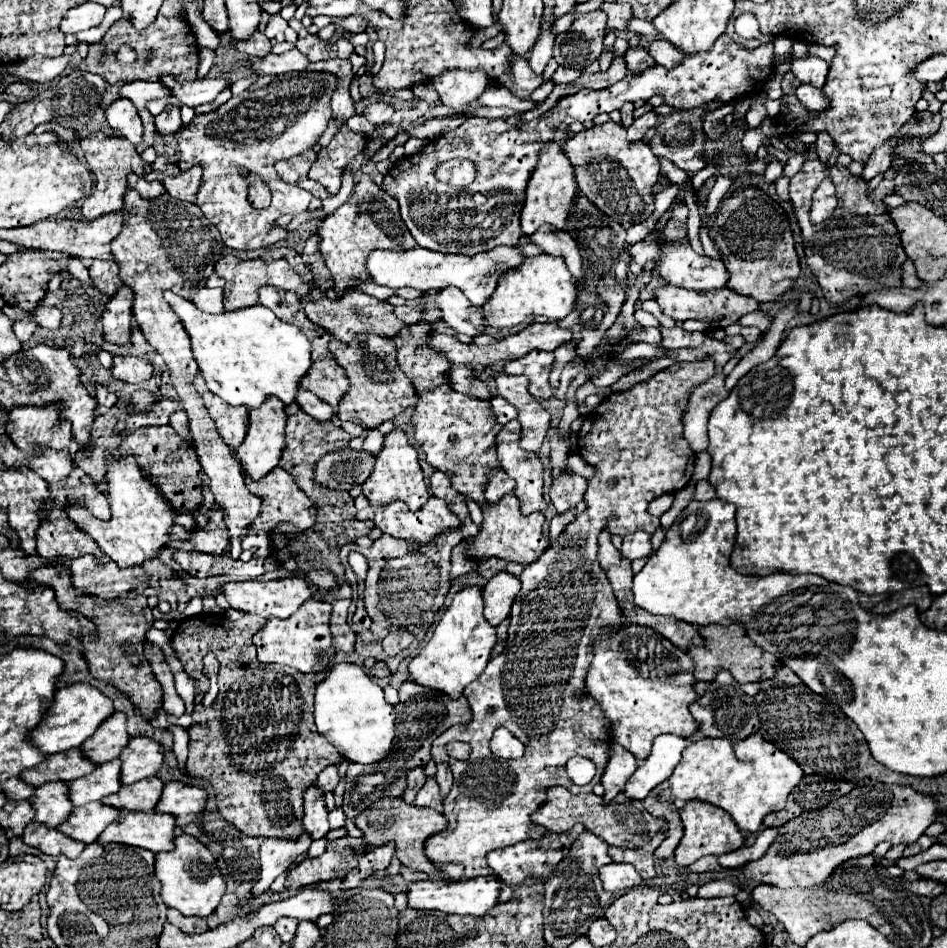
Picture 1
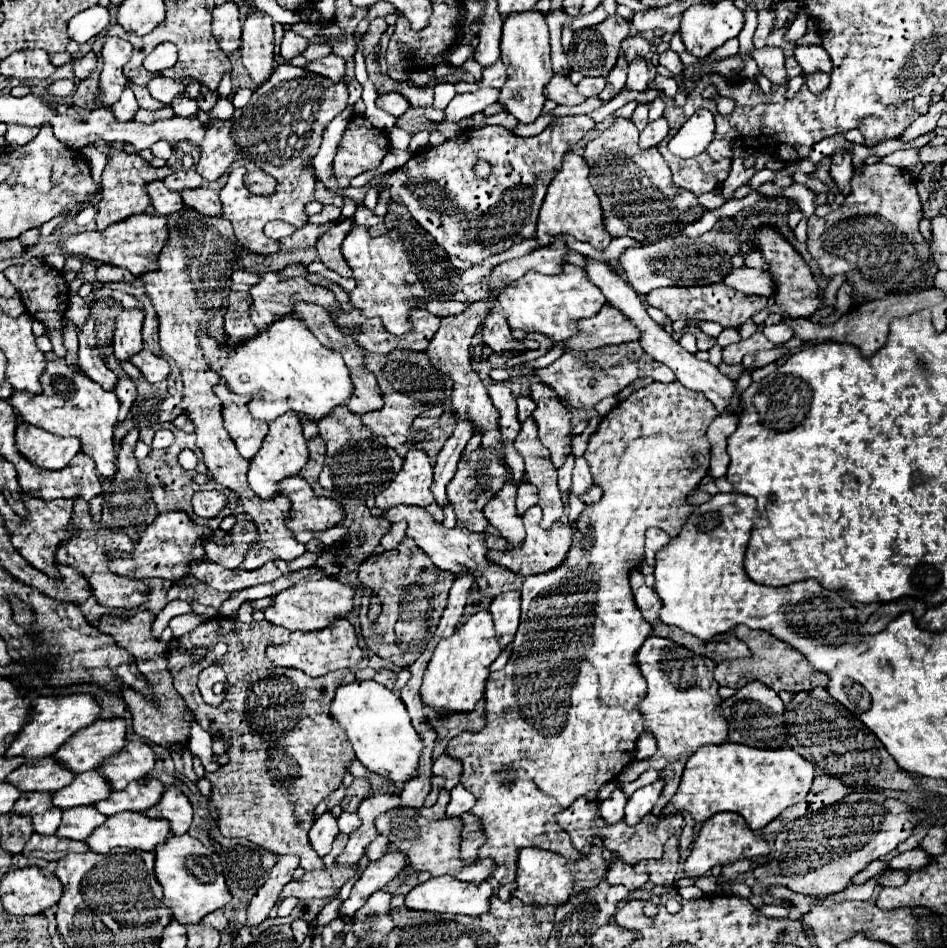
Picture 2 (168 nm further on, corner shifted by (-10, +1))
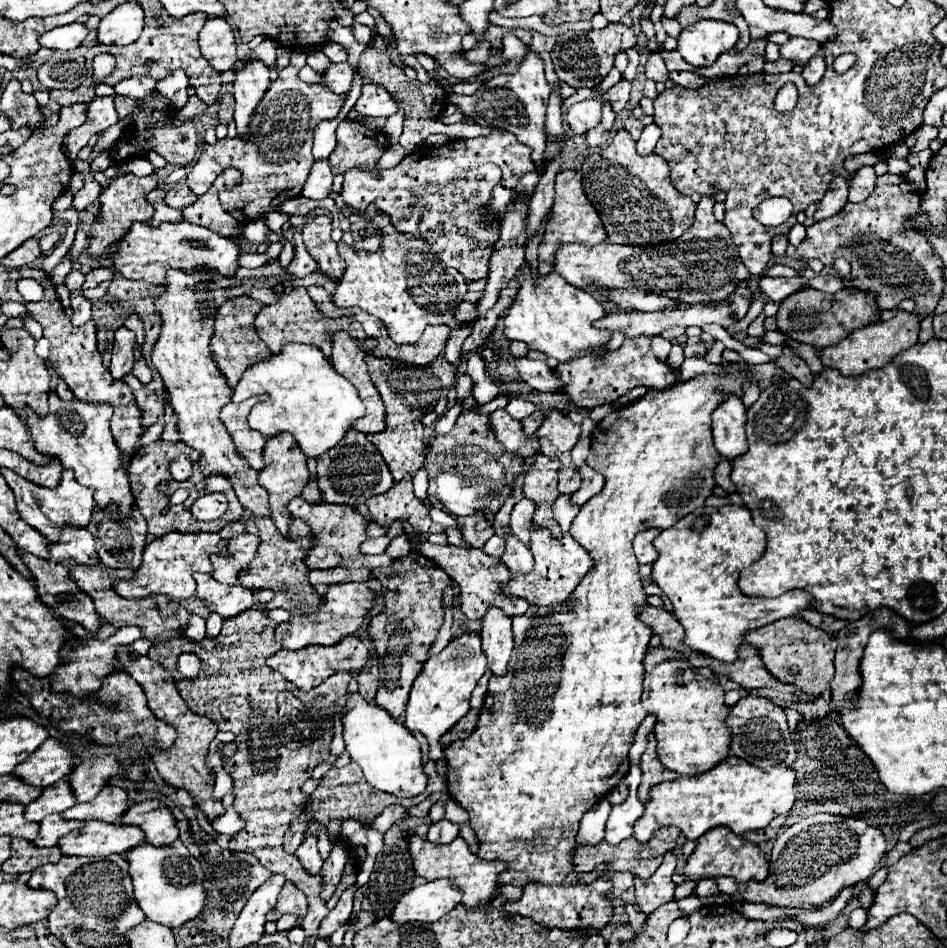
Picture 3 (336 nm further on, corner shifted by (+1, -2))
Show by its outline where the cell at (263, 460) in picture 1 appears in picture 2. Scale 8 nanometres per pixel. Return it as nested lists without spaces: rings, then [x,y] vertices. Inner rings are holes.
[[[286,412],[274,422],[270,422],[270,430],[262,442],[262,448],[256,452],[256,456],[250,460],[250,470],[248,470],[248,484],[250,488],[260,496],[260,498],[274,498],[276,496],[276,484],[282,478],[298,474],[298,470],[306,464],[308,460],[308,448],[306,440],[302,436],[302,426],[296,416],[296,412]]]

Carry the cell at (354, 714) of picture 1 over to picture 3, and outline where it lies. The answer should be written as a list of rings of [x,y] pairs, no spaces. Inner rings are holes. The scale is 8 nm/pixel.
[[[353,693],[345,707],[347,707],[347,713],[343,715],[345,747],[351,755],[351,761],[355,761],[363,769],[367,783],[395,797],[411,799],[423,793],[427,787],[427,775],[423,771],[421,749],[413,733],[403,725],[399,725],[391,715],[387,715],[385,709],[363,701],[359,693]]]

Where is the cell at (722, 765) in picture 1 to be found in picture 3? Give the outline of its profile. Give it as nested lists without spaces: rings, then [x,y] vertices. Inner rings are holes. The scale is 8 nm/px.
[[[729,757],[713,771],[677,781],[659,783],[649,793],[643,815],[633,825],[633,837],[647,843],[649,835],[661,827],[675,825],[689,841],[697,841],[713,827],[729,827],[735,835],[751,829],[765,829],[777,815],[787,815],[795,803],[795,771],[787,765],[757,771],[743,759]]]

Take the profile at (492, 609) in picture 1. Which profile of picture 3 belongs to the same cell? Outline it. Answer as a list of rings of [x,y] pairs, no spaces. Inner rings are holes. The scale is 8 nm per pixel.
[[[491,607],[483,619],[481,631],[481,647],[487,657],[487,665],[493,675],[509,673],[509,657],[513,651],[513,633],[511,633],[511,617],[507,617],[501,609]]]

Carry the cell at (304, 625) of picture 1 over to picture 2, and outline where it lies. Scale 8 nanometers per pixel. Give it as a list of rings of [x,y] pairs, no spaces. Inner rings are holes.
[[[336,618],[328,628],[312,630],[312,632],[292,632],[290,640],[280,646],[268,646],[266,656],[276,666],[292,666],[300,668],[304,674],[316,678],[324,676],[332,670],[340,668],[354,668],[362,660],[362,650],[356,640],[354,626],[348,622],[348,618]]]

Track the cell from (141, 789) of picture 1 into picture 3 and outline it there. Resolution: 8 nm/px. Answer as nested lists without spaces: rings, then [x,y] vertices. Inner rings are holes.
[[[103,787],[97,799],[91,799],[87,803],[77,803],[69,811],[63,811],[63,819],[75,819],[75,821],[105,821],[105,823],[117,823],[125,809],[129,807],[127,793],[121,787]]]

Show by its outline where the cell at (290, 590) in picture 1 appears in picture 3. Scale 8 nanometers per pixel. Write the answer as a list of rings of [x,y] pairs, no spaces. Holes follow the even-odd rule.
[[[341,583],[329,587],[323,605],[311,615],[295,615],[289,623],[281,623],[275,629],[277,643],[289,649],[303,649],[307,645],[337,645],[343,637],[357,633],[363,623],[367,611],[375,605],[375,591],[367,587],[367,583]]]

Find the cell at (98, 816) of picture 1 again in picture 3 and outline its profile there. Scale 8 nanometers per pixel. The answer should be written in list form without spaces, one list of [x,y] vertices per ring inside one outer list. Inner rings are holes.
[[[49,815],[39,823],[39,835],[33,839],[35,847],[53,847],[61,835],[67,835],[75,829],[81,829],[83,823],[65,821],[59,815]]]

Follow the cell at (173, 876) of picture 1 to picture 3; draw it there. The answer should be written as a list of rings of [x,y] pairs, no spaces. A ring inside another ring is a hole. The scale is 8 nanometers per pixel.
[[[175,841],[167,847],[153,847],[149,843],[141,843],[125,853],[129,861],[129,877],[133,881],[133,899],[145,913],[145,917],[153,923],[165,927],[181,927],[185,921],[195,919],[205,905],[203,891],[203,871],[195,857],[187,857],[181,865],[173,863],[171,849],[187,849],[181,841]]]

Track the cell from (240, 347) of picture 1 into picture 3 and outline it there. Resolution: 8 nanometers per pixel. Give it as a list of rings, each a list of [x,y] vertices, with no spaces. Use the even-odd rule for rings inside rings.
[[[289,343],[279,355],[249,367],[233,391],[233,401],[245,401],[259,393],[269,397],[249,413],[251,429],[259,431],[263,437],[291,433],[295,447],[311,459],[319,459],[333,449],[347,435],[351,425],[365,415],[365,405],[357,389],[339,375],[313,345]]]

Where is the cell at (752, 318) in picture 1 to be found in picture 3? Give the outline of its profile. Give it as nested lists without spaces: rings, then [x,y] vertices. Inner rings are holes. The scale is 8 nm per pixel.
[[[897,313],[891,321],[879,321],[875,325],[863,327],[859,331],[853,331],[847,339],[833,347],[823,349],[823,365],[837,369],[841,375],[861,375],[867,369],[879,369],[885,367],[897,353],[917,345],[917,335],[919,335],[919,317],[915,313]]]

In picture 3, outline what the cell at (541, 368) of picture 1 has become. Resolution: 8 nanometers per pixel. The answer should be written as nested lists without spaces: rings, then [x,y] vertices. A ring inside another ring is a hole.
[[[647,335],[625,339],[625,343],[619,349],[609,351],[601,357],[581,357],[569,363],[561,363],[555,371],[557,371],[557,377],[565,383],[565,395],[581,409],[593,409],[597,405],[613,403],[635,387],[661,391],[677,383],[677,377],[671,371],[671,367],[667,363],[661,363],[651,353],[651,337]]]

